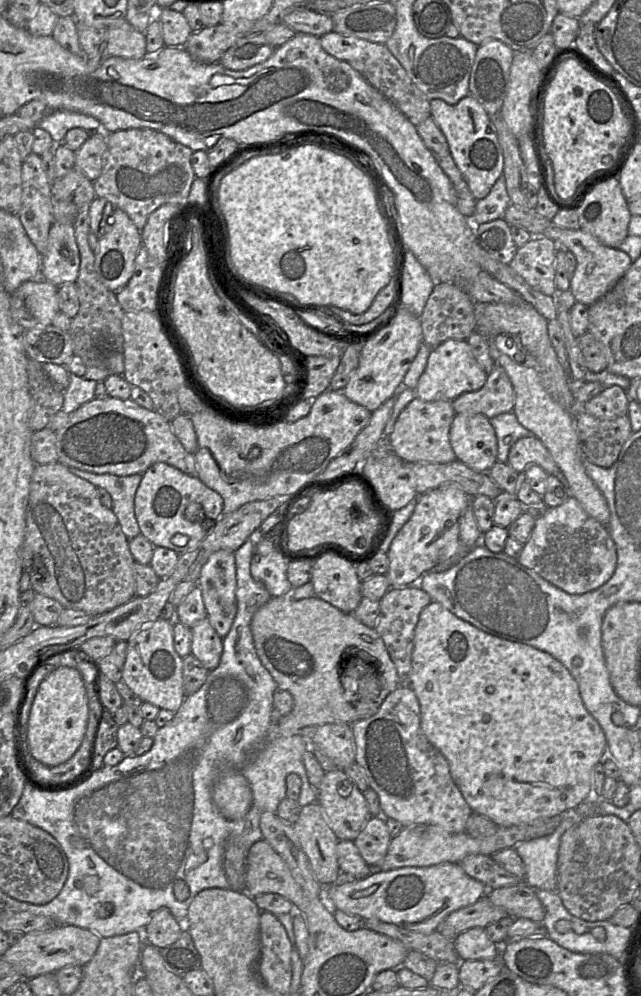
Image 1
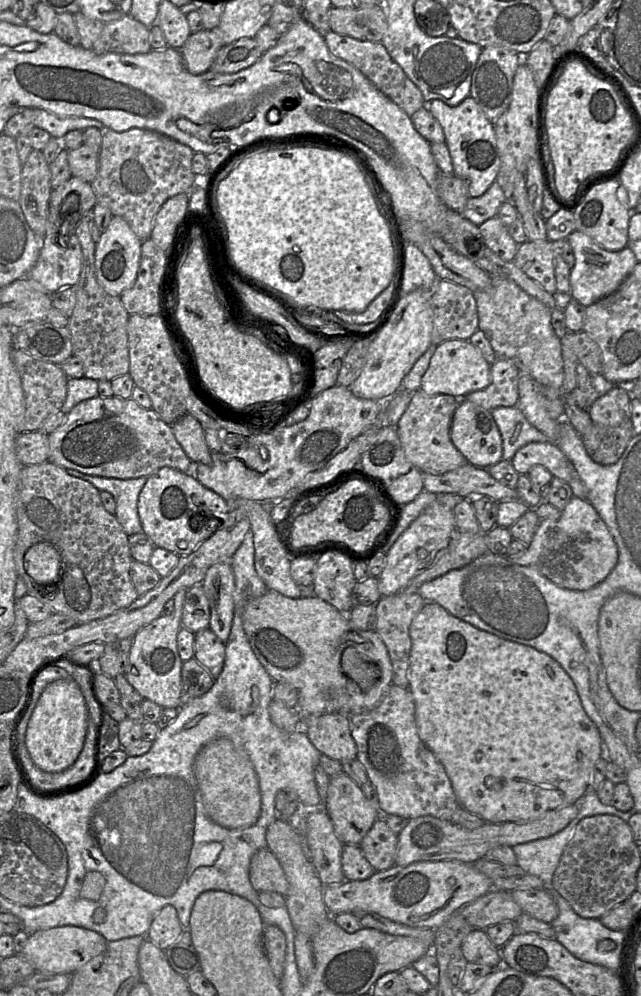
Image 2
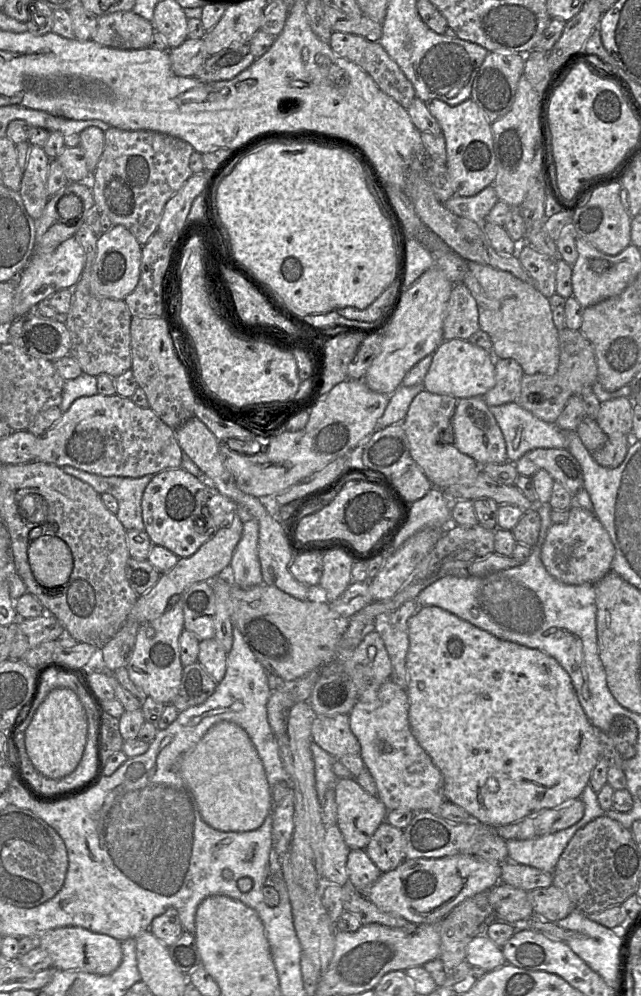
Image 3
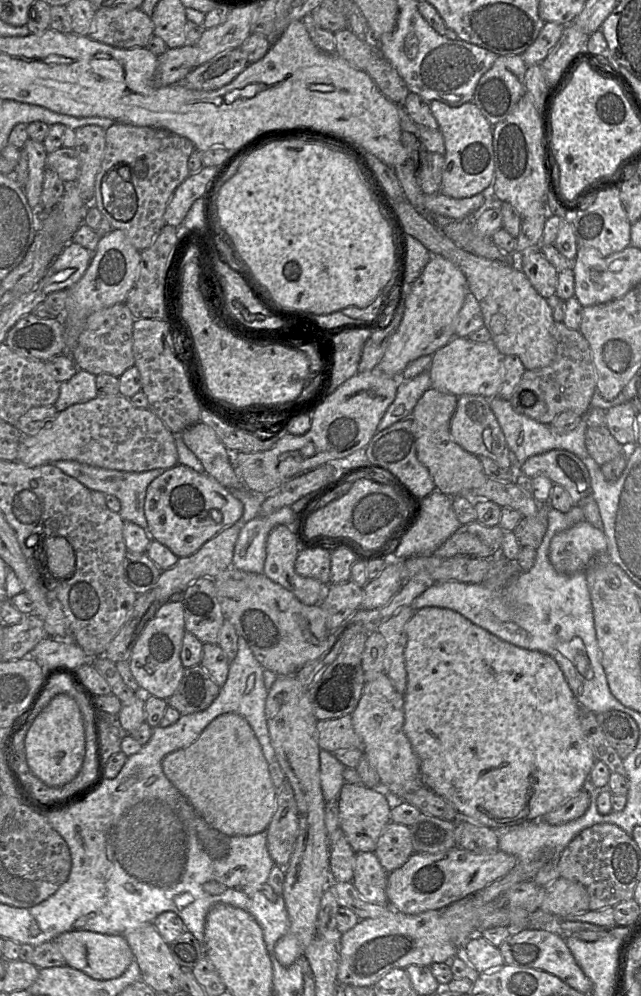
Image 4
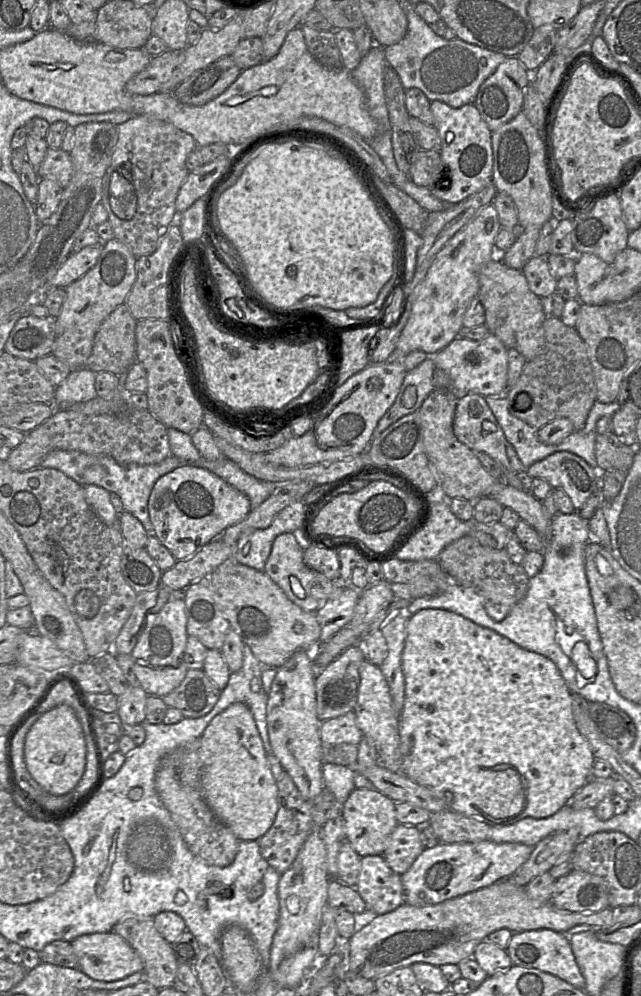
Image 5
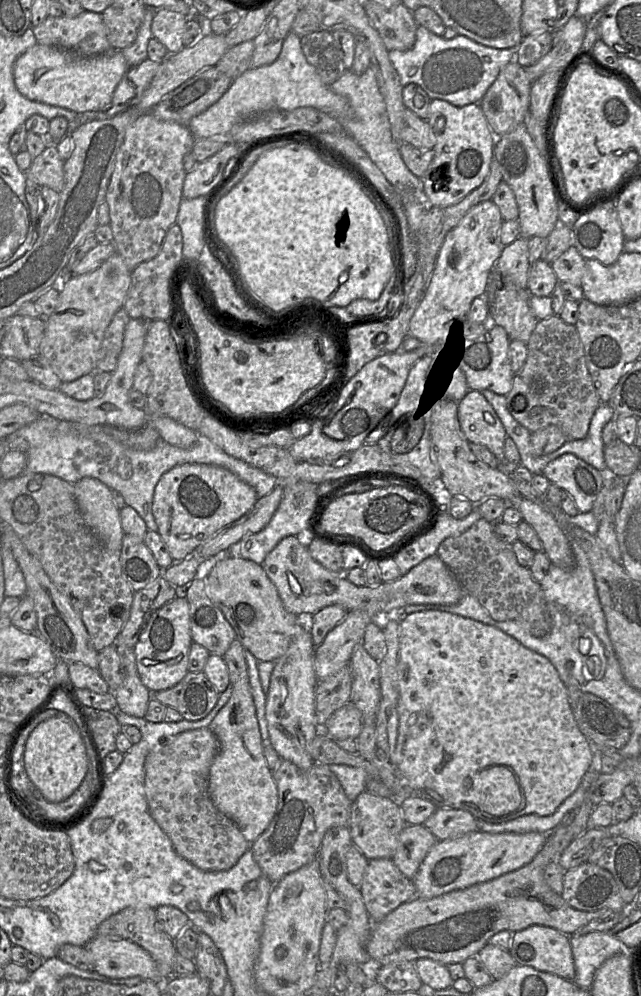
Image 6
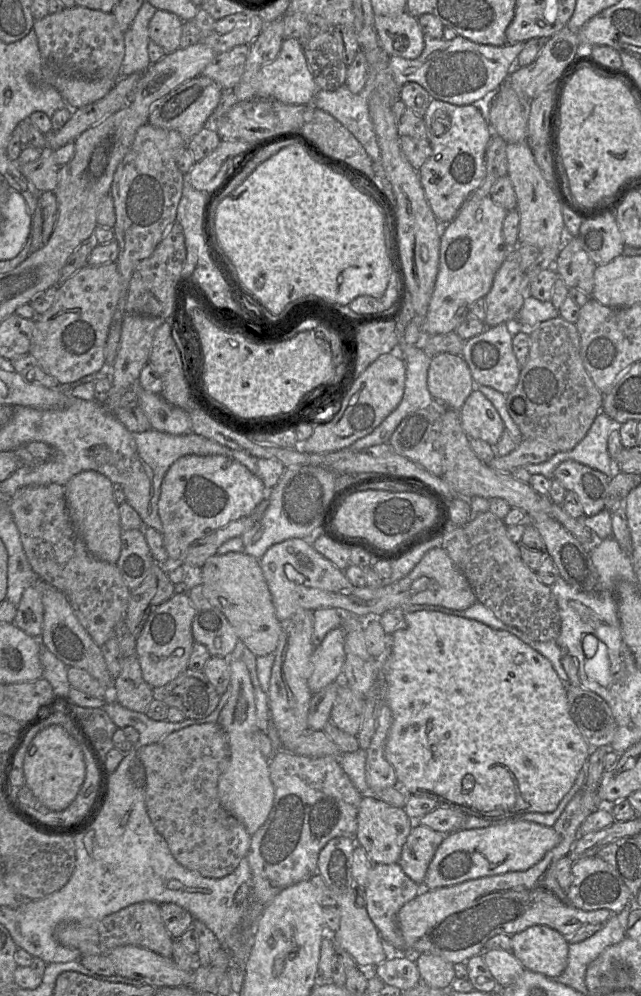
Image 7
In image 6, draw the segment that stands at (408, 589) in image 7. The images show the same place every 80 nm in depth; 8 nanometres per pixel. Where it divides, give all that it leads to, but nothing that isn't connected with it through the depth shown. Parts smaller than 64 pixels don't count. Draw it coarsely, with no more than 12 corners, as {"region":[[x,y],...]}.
{"region":[[296,536],[261,564],[285,609],[329,605],[372,618],[457,604],[459,581],[433,555],[392,582],[356,586]]}

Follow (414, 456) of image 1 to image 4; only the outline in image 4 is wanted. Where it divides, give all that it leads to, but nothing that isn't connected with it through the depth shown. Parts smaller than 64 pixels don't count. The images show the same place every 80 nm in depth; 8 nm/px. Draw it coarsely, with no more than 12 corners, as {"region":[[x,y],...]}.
{"region":[[430,387],[411,414],[417,458],[450,497],[488,478],[456,444],[458,397]]}

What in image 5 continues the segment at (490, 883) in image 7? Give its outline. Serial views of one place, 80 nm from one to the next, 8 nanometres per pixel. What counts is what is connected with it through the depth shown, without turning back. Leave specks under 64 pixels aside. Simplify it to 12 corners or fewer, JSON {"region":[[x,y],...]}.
{"region":[[502,879],[438,904],[404,903],[348,940],[375,980],[458,964],[502,928],[610,926],[612,908],[560,910]]}

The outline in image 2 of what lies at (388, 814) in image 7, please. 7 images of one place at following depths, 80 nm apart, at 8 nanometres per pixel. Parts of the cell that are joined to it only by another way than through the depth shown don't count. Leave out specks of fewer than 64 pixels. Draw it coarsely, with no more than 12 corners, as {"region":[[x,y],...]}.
{"region":[[344,772],[325,810],[344,845],[359,845],[381,816]]}

